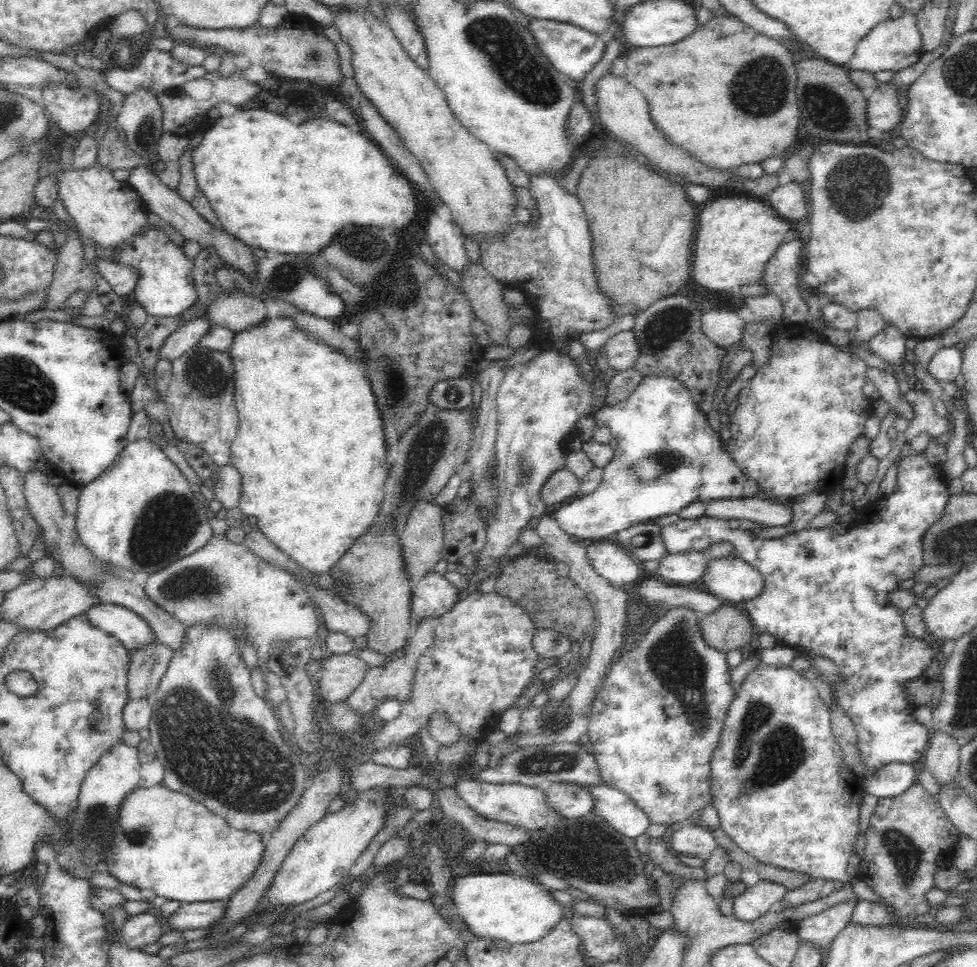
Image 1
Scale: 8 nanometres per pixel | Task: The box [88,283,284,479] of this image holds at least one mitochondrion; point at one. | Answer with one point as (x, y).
(204, 373)

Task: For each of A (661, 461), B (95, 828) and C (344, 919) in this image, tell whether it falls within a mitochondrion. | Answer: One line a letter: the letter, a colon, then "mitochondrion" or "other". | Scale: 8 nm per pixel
A: mitochondrion
B: mitochondrion
C: other

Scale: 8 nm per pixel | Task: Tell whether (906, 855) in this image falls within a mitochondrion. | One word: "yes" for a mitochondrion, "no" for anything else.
yes

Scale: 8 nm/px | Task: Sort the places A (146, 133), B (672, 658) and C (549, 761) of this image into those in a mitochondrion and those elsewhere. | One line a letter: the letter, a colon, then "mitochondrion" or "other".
A: mitochondrion
B: mitochondrion
C: mitochondrion

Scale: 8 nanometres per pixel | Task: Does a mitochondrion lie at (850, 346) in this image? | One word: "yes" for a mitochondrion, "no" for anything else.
no

